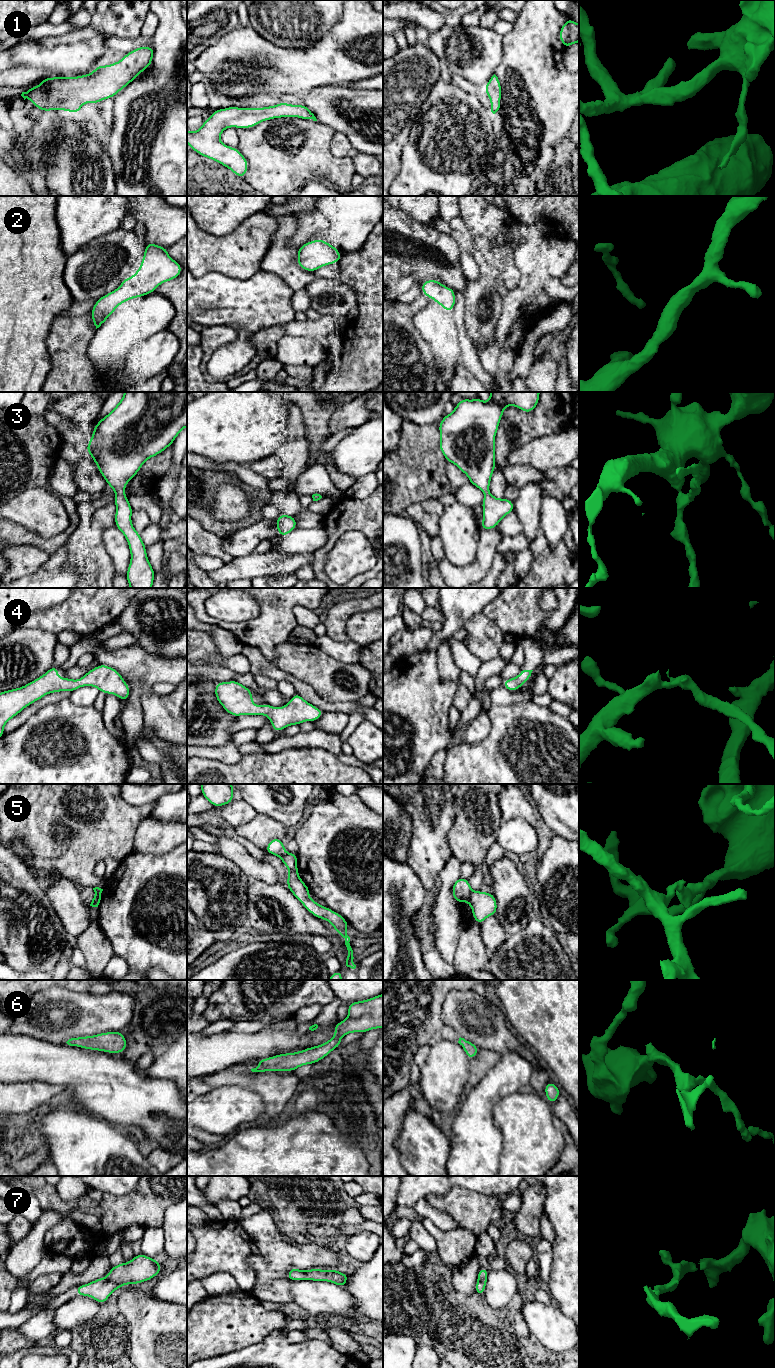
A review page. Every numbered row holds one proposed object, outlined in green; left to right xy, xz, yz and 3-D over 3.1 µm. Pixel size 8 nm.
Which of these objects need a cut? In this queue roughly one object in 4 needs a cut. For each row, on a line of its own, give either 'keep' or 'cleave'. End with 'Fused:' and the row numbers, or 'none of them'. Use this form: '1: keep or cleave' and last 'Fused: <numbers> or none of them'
1: keep
2: keep
3: keep
4: keep
5: cleave
6: keep
7: keep
Fused: 5

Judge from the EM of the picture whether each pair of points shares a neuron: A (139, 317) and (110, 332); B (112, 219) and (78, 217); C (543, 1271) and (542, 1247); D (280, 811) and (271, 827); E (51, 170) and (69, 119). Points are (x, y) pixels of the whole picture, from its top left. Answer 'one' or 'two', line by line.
A: one
B: one
C: one
D: two
E: two

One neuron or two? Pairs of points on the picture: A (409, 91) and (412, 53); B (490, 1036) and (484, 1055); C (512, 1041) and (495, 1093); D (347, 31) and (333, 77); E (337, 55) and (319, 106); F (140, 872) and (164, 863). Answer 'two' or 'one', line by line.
A: one
B: two
C: two
D: one
E: two
F: one

